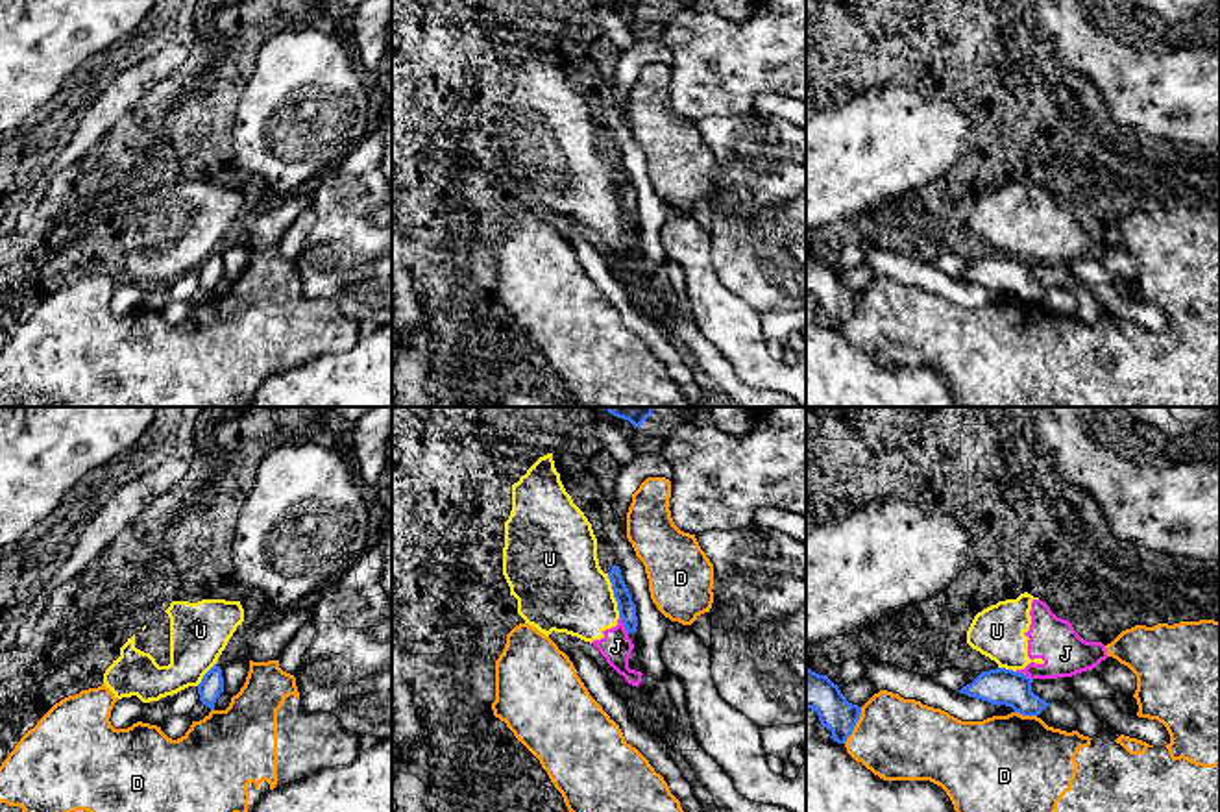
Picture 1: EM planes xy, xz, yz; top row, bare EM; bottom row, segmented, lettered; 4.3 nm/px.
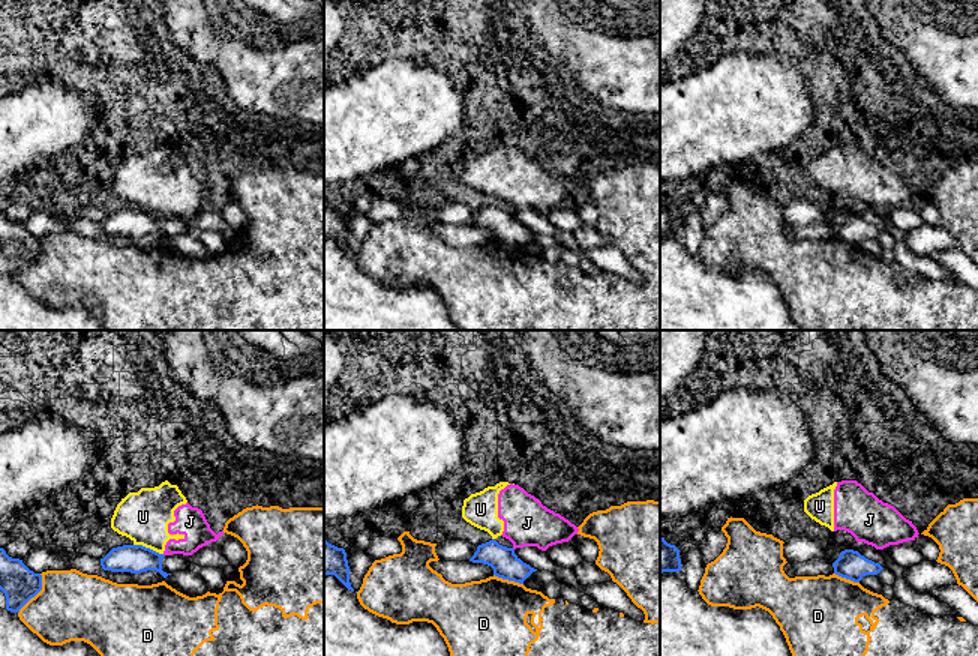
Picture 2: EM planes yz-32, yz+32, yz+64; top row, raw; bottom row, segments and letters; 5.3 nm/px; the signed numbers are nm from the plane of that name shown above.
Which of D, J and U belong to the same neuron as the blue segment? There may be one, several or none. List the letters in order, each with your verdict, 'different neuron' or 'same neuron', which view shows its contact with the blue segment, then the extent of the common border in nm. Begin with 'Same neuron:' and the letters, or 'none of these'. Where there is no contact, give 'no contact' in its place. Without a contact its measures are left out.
Same neuron: none of these
D: different neuron | yz | 180 nm
J: different neuron | xz | 90 nm
U: different neuron | xz | 190 nm

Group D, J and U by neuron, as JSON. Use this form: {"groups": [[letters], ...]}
{"groups": [["D"], ["J", "U"]]}

